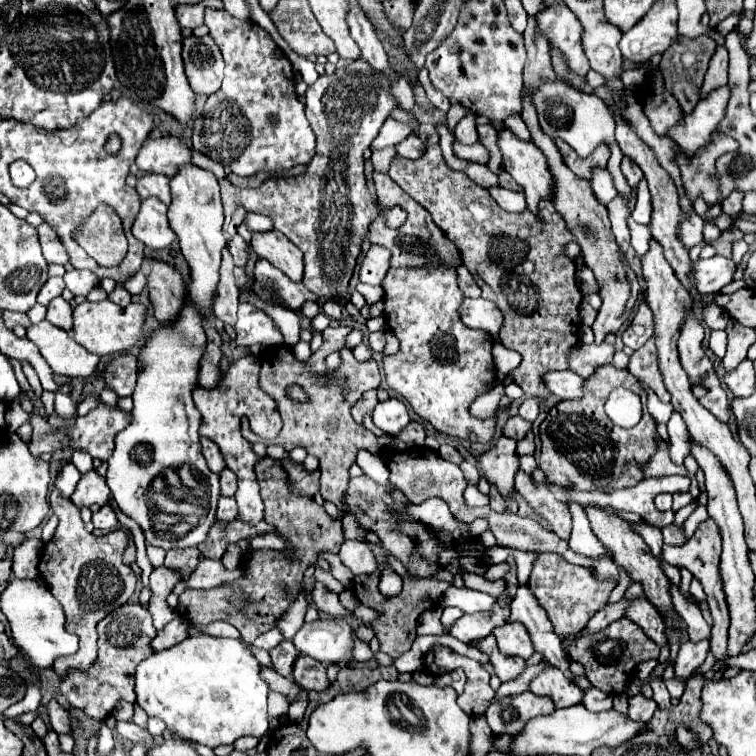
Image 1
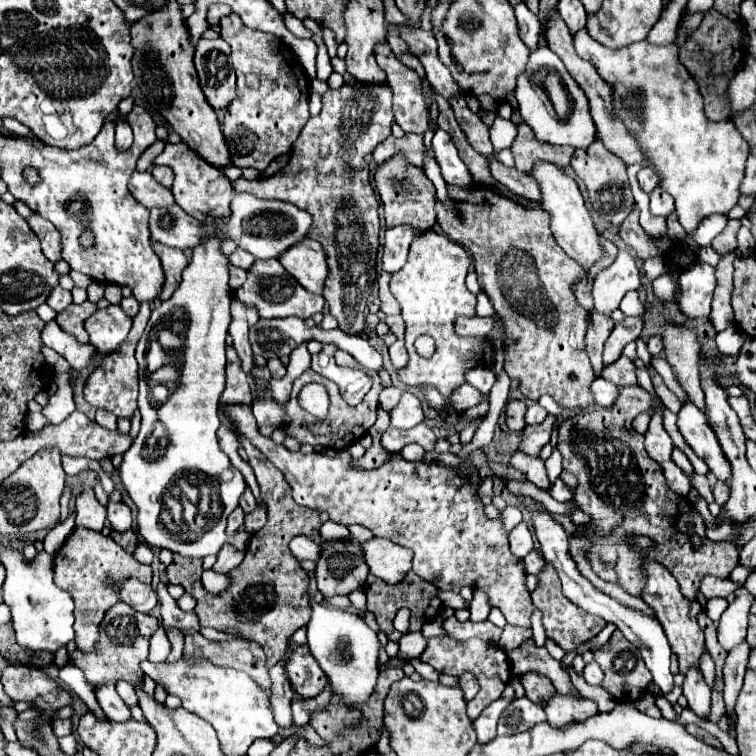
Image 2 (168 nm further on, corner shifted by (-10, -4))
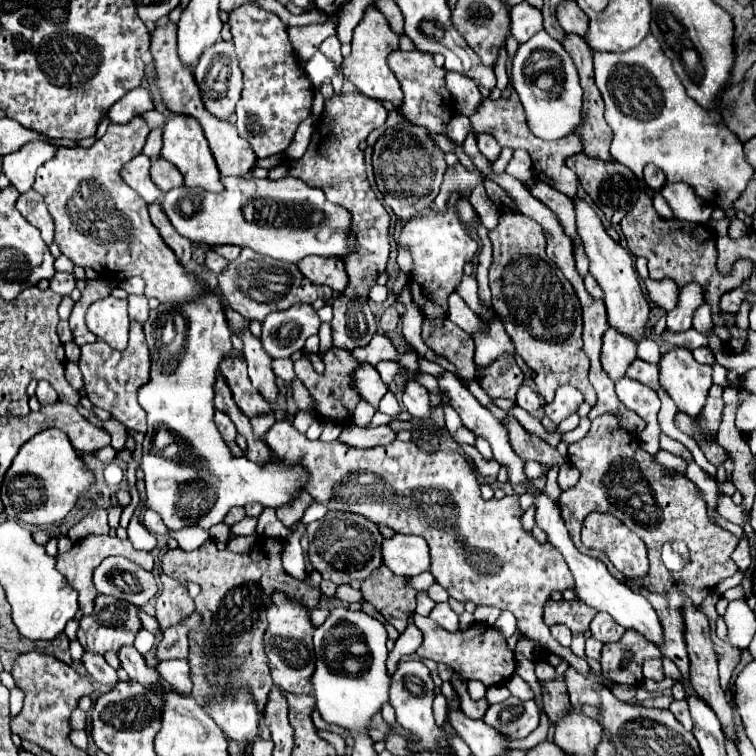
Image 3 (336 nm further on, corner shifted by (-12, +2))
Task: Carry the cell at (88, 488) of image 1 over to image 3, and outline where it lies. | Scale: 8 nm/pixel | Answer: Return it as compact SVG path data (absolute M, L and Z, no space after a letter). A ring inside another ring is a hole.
M98 508L94 512L90 512L88 516L84 516L78 524L74 524L68 530L68 538L72 542L78 542L80 538L84 538L88 534L108 534L108 532L110 532L110 526L106 522L106 510Z

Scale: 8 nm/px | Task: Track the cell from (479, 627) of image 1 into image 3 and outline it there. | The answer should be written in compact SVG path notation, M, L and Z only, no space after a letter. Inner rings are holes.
M448 602L436 604L436 608L430 612L432 620L438 622L442 628L450 630L450 632L458 632L458 614L450 608Z

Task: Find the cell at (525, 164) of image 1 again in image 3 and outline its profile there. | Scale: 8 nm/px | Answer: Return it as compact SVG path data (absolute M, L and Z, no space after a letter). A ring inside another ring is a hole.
M574 196L572 202L574 202L574 212L576 212L576 230L578 230L578 236L582 240L584 252L590 260L590 274L598 280L600 288L604 290L604 304L606 304L606 310L608 310L608 324L612 328L620 330L620 332L630 334L638 342L638 340L644 338L644 332L646 332L644 326L646 326L650 308L648 308L646 296L640 290L634 260L630 258L626 248L616 244L606 234L598 214L582 198Z

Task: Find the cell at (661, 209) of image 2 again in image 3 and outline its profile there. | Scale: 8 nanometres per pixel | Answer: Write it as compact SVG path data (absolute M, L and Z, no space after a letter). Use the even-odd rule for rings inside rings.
M664 184L660 190L668 206L672 208L674 218L686 220L686 222L696 222L696 224L706 224L710 220L710 214L714 208L708 208L700 198L694 196L692 188L688 184Z

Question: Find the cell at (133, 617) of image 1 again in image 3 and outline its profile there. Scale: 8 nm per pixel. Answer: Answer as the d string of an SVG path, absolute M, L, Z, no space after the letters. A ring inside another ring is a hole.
M96 596L92 616L84 616L78 628L78 642L86 652L106 654L106 652L120 652L124 646L132 646L136 634L142 630L142 622L138 618L138 608L128 604L126 600L116 600L114 596Z

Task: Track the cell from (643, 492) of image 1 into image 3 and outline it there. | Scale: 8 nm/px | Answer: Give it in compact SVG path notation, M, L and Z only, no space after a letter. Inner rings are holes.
M564 462L560 466L560 472L558 472L558 486L560 486L560 490L572 488L576 482L578 482L578 470L570 462Z

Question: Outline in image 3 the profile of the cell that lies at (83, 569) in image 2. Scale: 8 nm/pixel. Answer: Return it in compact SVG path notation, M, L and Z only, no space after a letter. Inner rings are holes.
M92 534L92 536L86 536L82 538L80 542L76 542L68 552L64 554L58 554L56 556L56 568L66 576L66 580L78 590L80 594L80 610L82 610L82 616L88 616L92 614L94 610L94 598L96 598L96 588L92 584L92 572L96 570L96 566L104 560L104 556L114 556L114 554L120 554L132 562L138 562L142 568L146 570L152 570L154 568L154 558L150 552L138 552L132 548L130 540L120 540L118 536L112 536L112 534Z

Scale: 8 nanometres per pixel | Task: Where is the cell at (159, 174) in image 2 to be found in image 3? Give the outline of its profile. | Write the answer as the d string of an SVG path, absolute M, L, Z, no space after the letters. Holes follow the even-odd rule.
M162 156L152 160L150 176L152 176L152 182L154 182L162 192L168 192L168 190L172 190L172 188L176 188L176 186L182 186L182 182L184 182L184 178L180 176L180 172L176 172L176 166L170 164L168 160L164 160Z

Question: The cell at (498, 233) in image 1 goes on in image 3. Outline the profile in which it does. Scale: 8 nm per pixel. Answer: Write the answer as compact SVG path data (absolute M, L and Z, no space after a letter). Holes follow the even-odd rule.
M504 212L498 218L498 226L488 232L492 246L494 246L494 260L490 266L490 290L492 290L492 308L496 316L502 320L516 354L534 370L534 384L538 388L538 394L550 402L554 398L554 392L562 384L572 384L584 394L584 402L590 406L596 404L596 392L592 384L588 382L588 370L590 360L582 350L582 312L578 296L572 288L572 284L564 278L560 268L546 256L544 252L544 234L540 226L520 214L520 212Z

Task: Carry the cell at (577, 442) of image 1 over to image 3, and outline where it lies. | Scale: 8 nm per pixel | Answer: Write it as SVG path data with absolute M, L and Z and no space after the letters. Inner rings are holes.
M602 414L596 420L592 420L592 426L590 426L588 434L580 442L570 444L570 448L568 448L568 460L570 460L572 466L576 466L580 470L580 480L578 480L578 484L574 488L562 492L560 498L558 498L558 502L560 502L562 516L564 516L566 524L568 524L568 532L572 536L572 540L574 540L576 548L582 554L599 558L604 562L604 552L584 548L584 544L580 542L582 522L584 522L586 514L590 514L590 512L624 514L624 524L629 526L644 540L650 563L648 573L641 578L642 584L638 587L638 580L634 580L632 586L634 586L634 590L639 589L638 592L642 596L646 596L646 600L652 604L652 608L656 608L656 612L660 616L660 624L664 628L664 650L662 650L662 656L672 658L674 664L682 672L682 682L688 682L688 654L684 650L684 638L682 638L684 636L684 632L682 632L684 628L680 628L680 612L678 612L678 608L684 602L684 596L688 596L698 606L716 588L716 584L720 580L724 580L724 578L728 578L728 576L732 576L736 572L736 564L734 564L734 560L730 556L736 550L740 538L734 536L732 532L722 530L716 524L712 524L708 520L708 514L706 514L706 502L704 502L700 490L696 488L696 484L690 482L688 478L680 476L680 474L668 472L662 464L658 464L652 454L648 454L646 450L640 448L638 436L634 432L630 432L628 428L624 428L614 414ZM642 504L648 504L648 512L646 512L648 516L646 516L646 520L642 516L644 514ZM676 540L686 544L686 548L688 548L688 564L684 564L680 570L668 570L666 564L662 562L662 548L664 548L664 544L676 542Z

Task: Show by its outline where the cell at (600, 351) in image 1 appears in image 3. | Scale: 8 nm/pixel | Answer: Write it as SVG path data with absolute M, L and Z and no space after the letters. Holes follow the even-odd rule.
M636 358L636 360L628 366L626 376L642 382L644 386L648 386L648 388L652 388L652 390L658 390L658 388L660 388L660 384L658 384L658 366L648 364L648 362L644 362L644 360L638 360L638 358Z

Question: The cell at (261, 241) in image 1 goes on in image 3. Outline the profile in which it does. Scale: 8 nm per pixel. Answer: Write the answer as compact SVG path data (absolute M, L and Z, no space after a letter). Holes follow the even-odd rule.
M306 256L298 262L298 270L312 282L312 284L324 284L332 288L336 294L344 290L346 284L346 272L344 264L338 258L324 258L324 256Z

